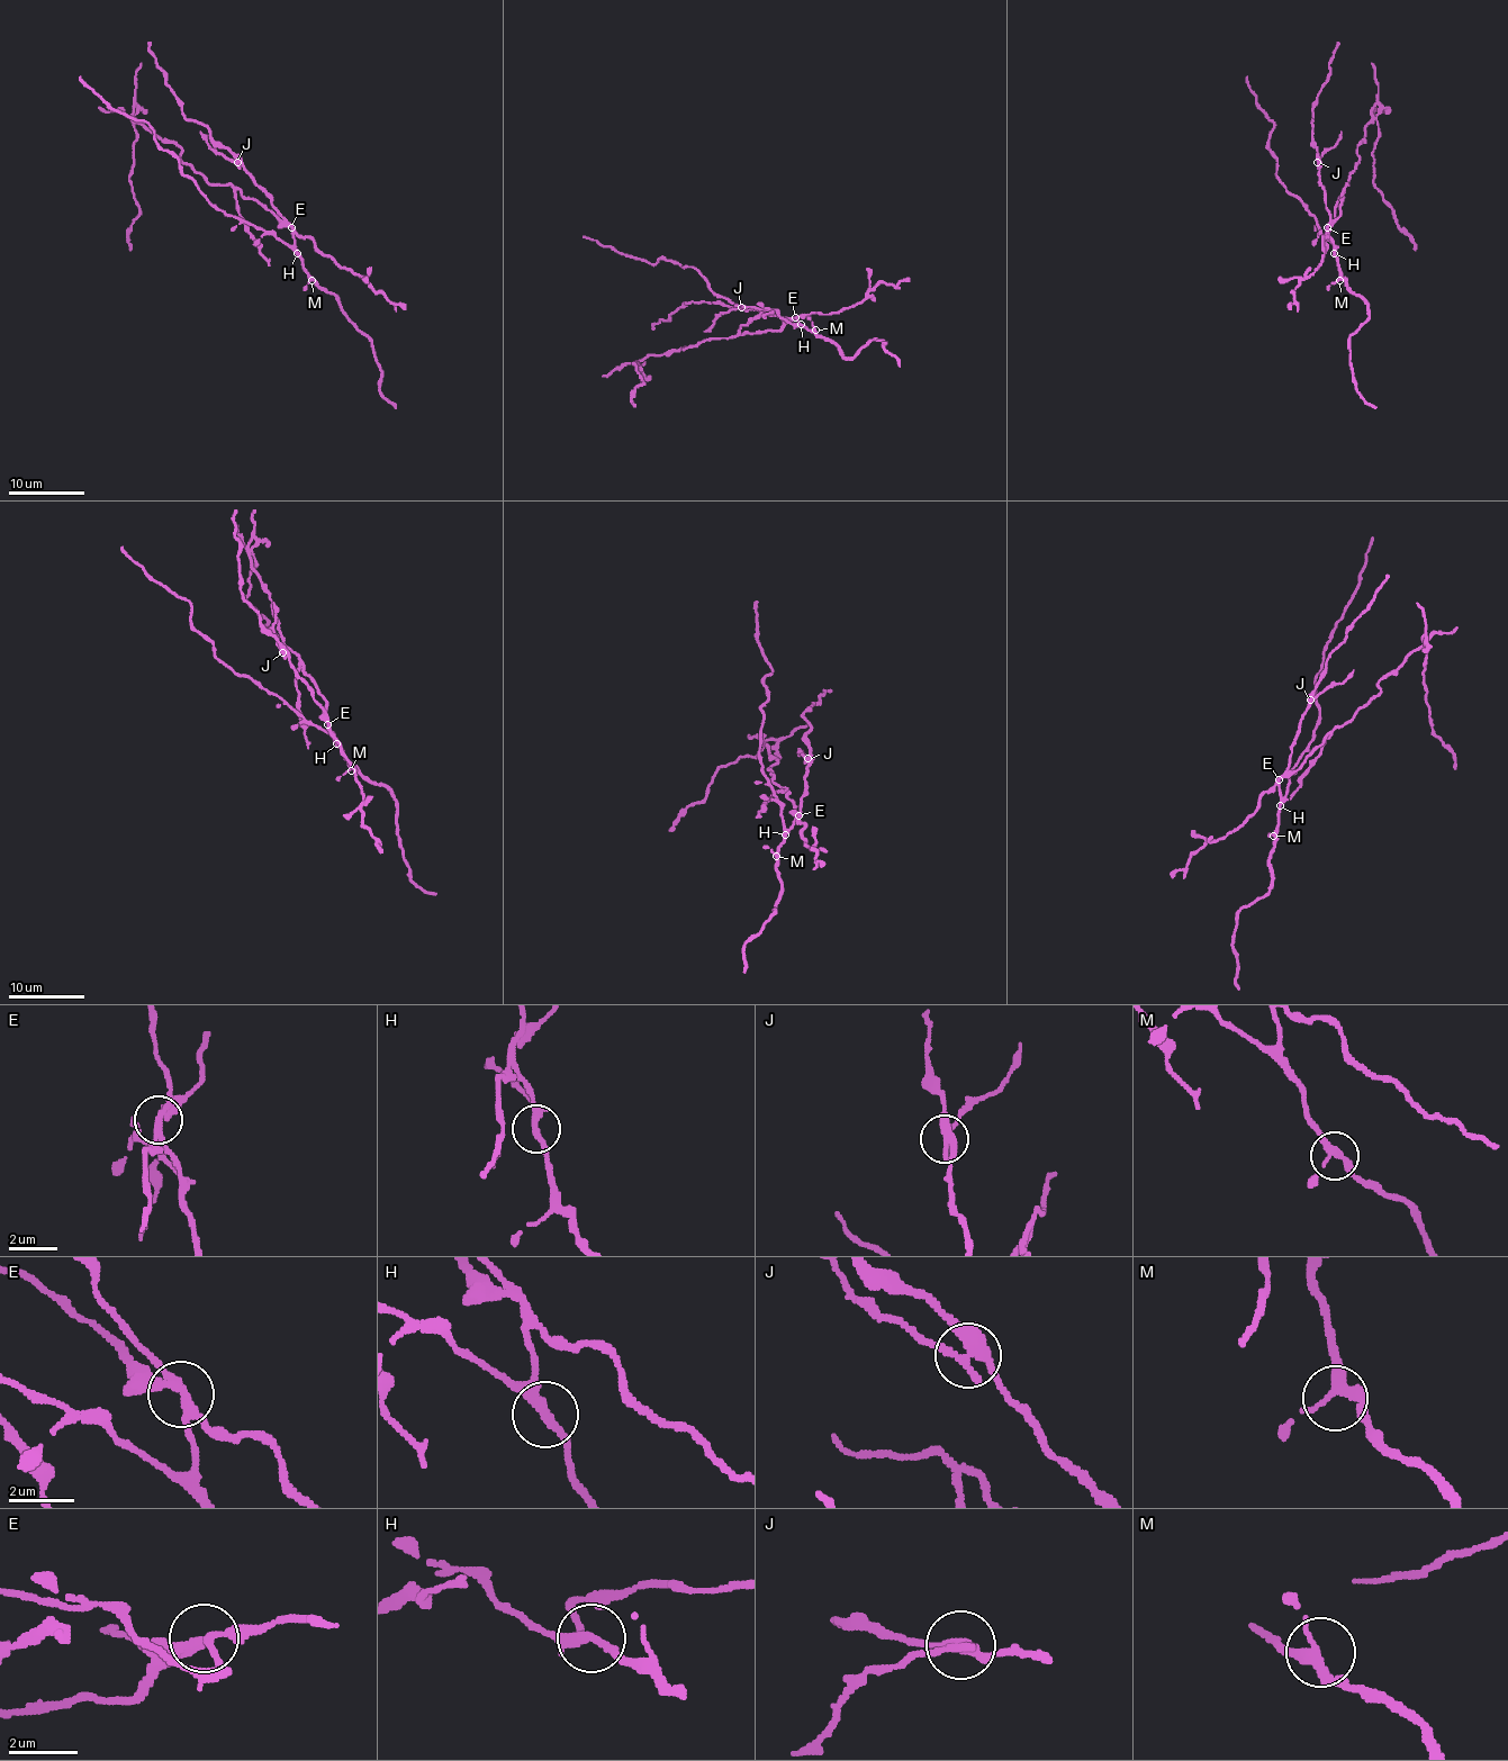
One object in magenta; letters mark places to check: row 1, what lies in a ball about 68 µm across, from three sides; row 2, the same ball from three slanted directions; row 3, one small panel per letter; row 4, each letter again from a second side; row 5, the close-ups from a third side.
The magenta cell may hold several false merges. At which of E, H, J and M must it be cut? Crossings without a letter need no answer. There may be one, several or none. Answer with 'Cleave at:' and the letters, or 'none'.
Cleave at: E, J

